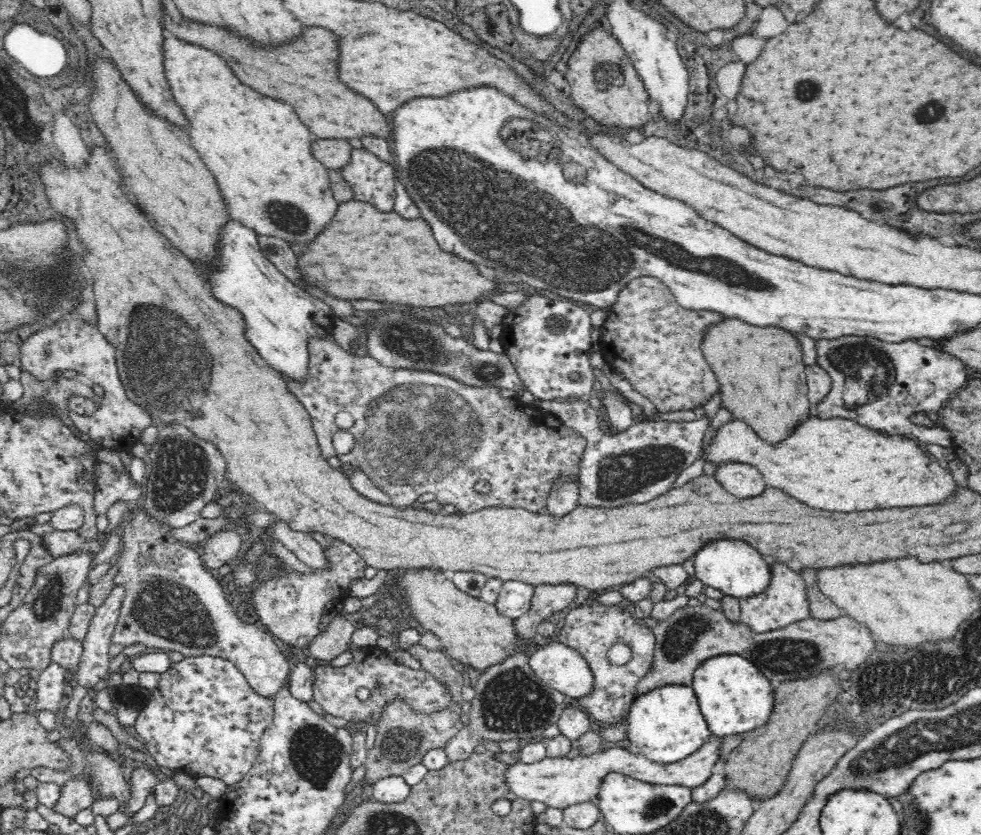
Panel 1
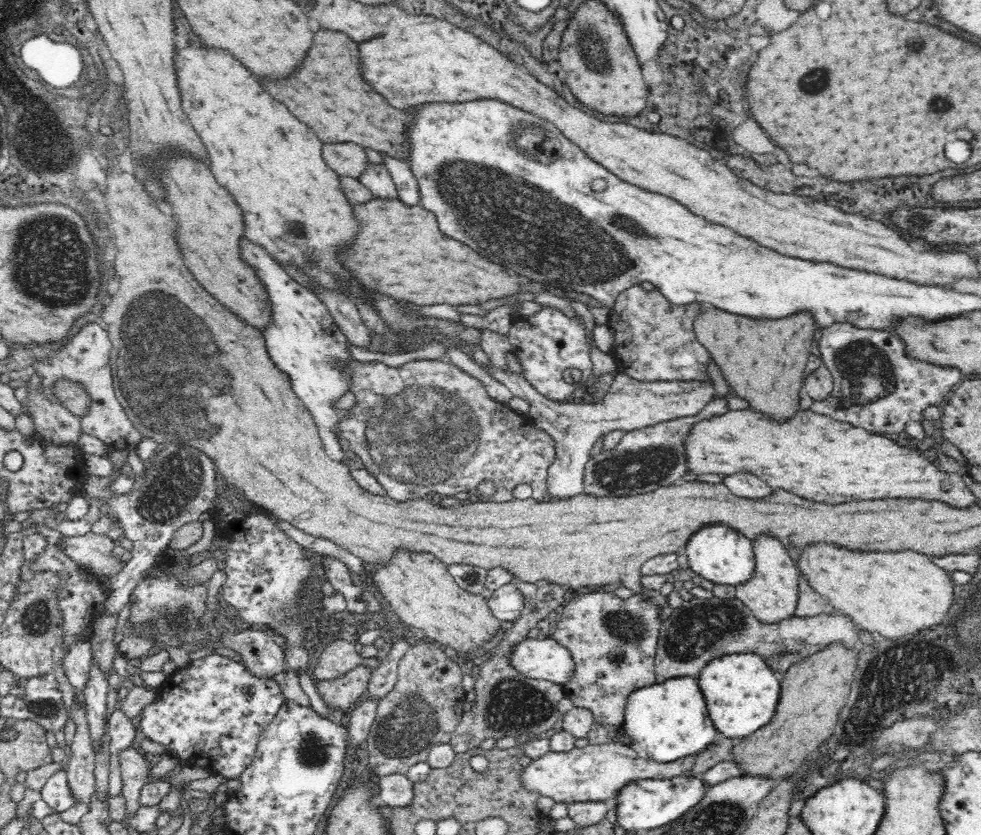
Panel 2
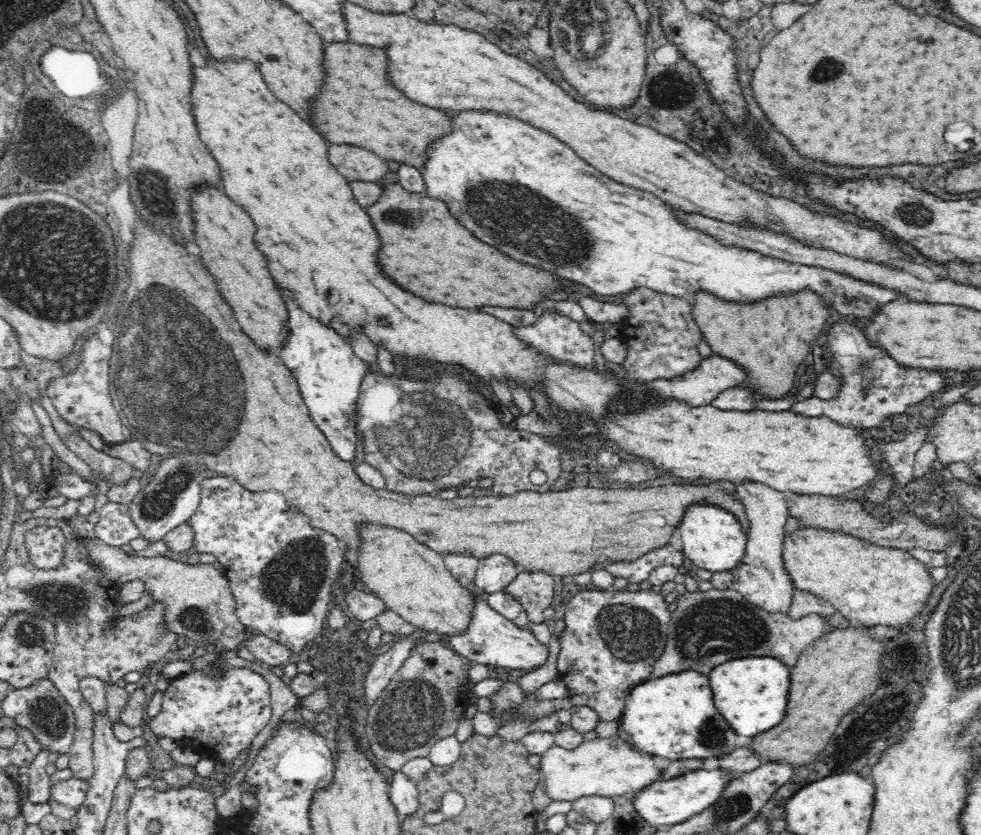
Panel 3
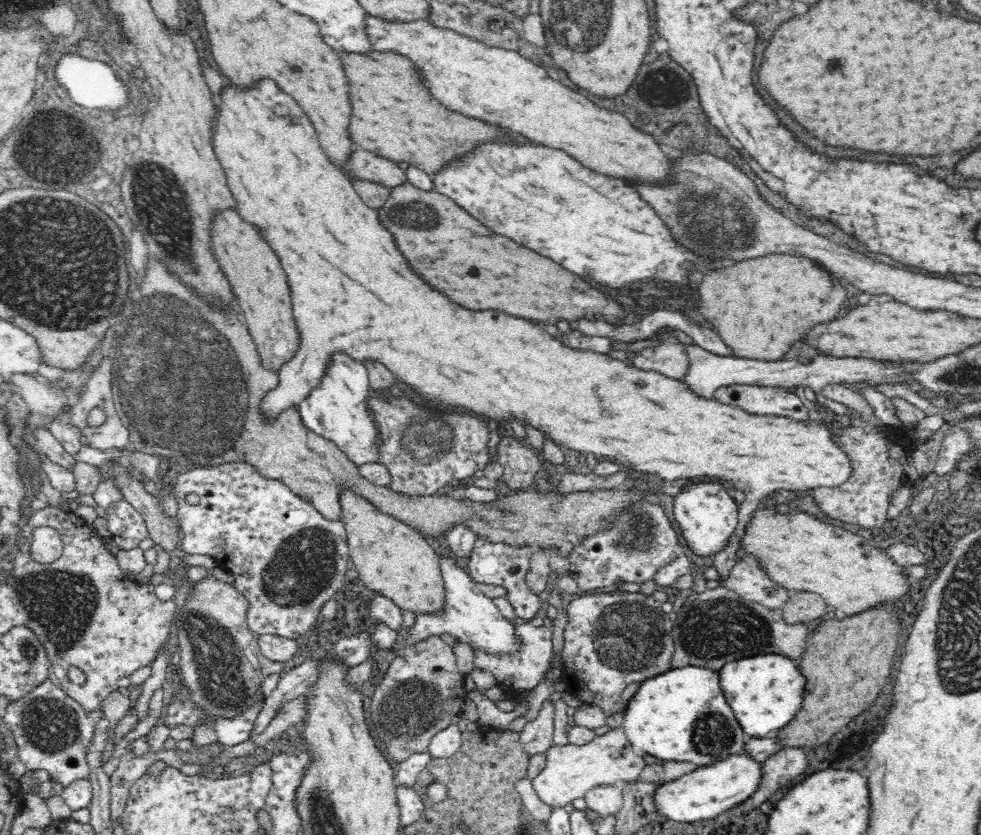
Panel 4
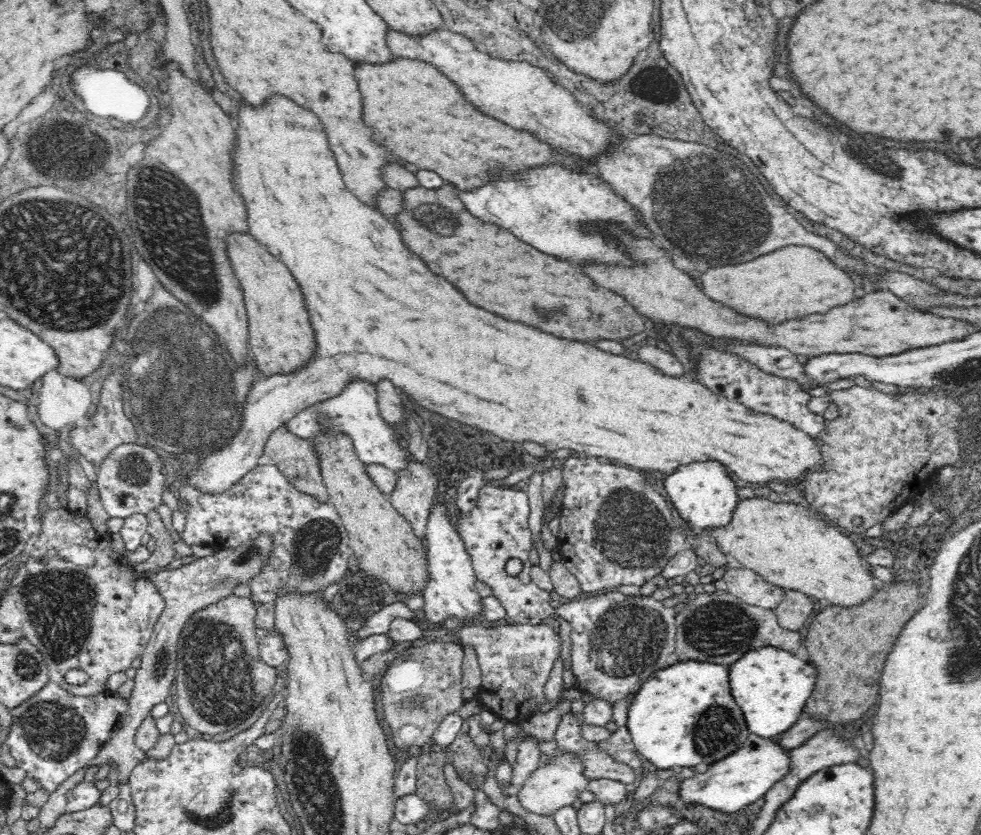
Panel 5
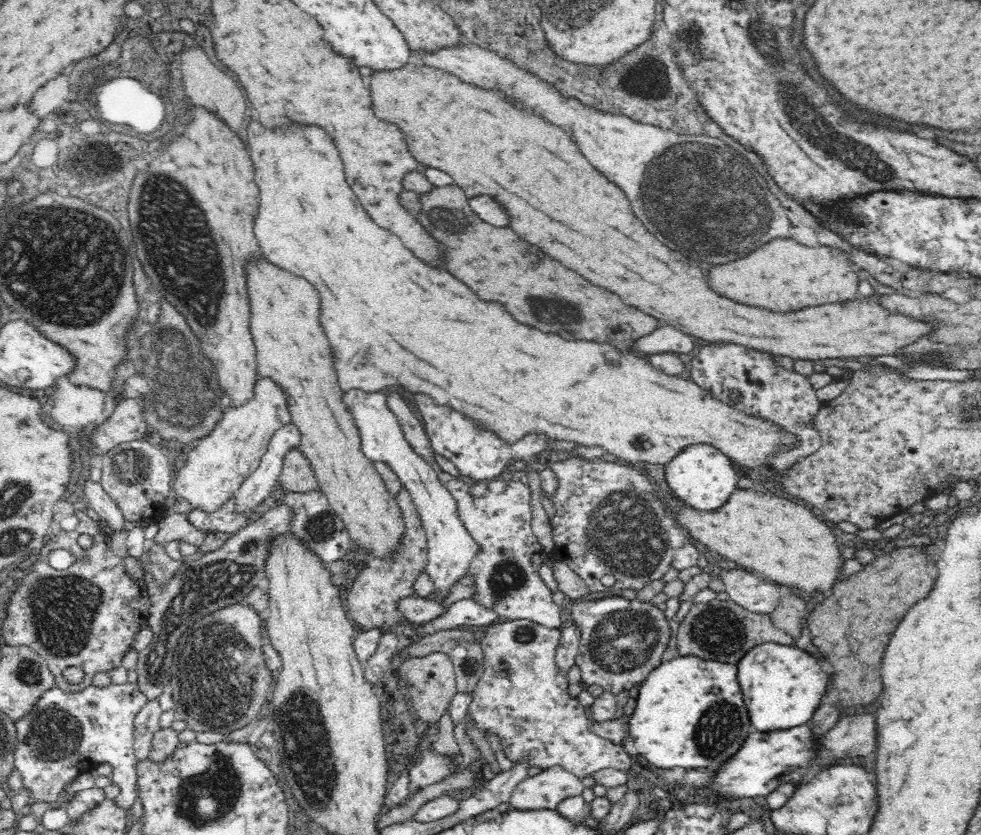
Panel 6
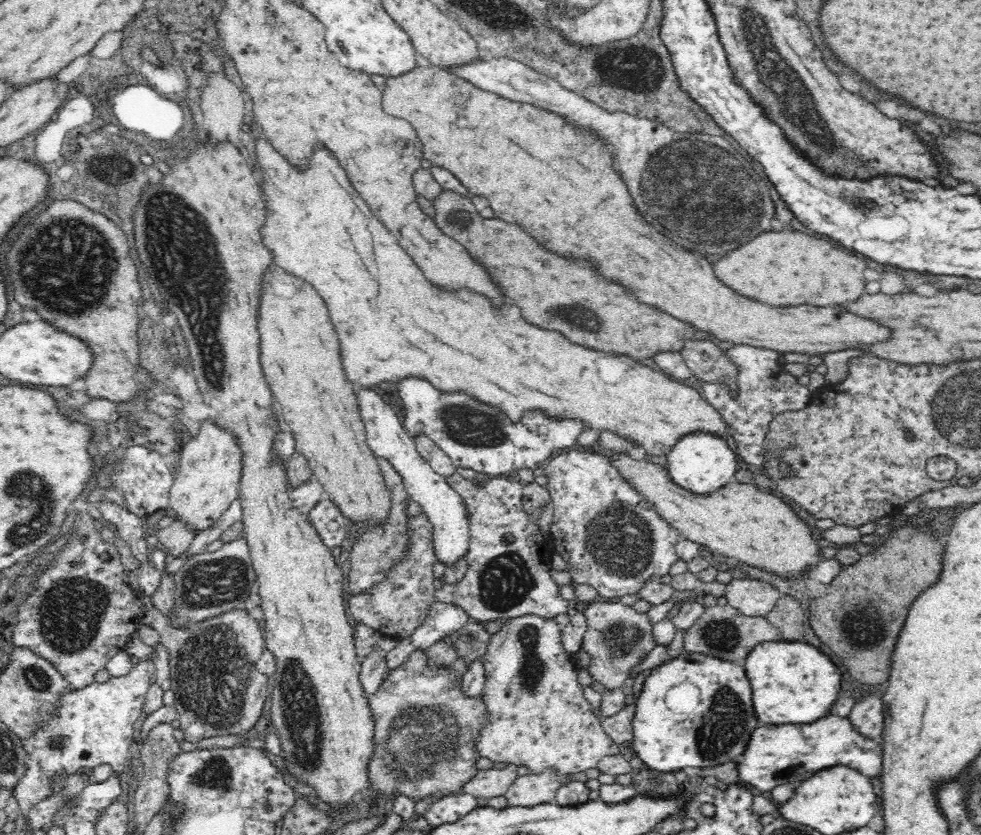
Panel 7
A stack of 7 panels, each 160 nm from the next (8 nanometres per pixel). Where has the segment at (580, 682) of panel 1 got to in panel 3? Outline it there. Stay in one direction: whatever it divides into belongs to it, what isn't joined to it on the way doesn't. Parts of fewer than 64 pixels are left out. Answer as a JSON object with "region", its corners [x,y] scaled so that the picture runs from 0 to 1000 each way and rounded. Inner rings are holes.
{"region":[[[486,713],[480,716],[480,737],[477,752],[469,759],[454,759],[452,766],[461,777],[480,793],[492,796],[503,795],[507,799],[530,800],[545,802],[557,794],[559,788],[559,772],[551,774],[546,763],[538,752],[529,752],[523,743],[512,737],[502,728],[497,720],[491,719]]]}

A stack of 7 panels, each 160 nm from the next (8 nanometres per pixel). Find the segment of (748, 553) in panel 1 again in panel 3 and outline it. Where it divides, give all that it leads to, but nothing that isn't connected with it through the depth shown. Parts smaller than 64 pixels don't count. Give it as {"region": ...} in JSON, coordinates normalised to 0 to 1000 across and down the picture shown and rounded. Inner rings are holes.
{"region":[[[702,604],[692,626],[696,651],[695,662],[705,673],[706,679],[717,680],[729,685],[748,683],[759,660],[761,640],[756,636],[752,620],[728,604]]]}

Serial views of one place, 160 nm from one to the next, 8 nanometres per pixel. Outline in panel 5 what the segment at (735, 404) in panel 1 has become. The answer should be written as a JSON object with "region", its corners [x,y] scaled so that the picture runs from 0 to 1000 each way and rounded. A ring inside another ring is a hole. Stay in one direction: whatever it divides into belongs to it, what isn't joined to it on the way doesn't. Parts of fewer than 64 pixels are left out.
{"region":[[[803,293],[772,307],[762,314],[736,319],[736,321],[722,321],[716,328],[718,350],[726,359],[734,359],[752,374],[762,374],[762,378],[779,378],[779,383],[787,383],[787,388],[795,388],[795,383],[805,383],[811,378],[822,378],[824,374],[842,374],[848,364],[857,365],[871,358],[871,335],[867,326],[852,317],[844,305],[820,293]]]}

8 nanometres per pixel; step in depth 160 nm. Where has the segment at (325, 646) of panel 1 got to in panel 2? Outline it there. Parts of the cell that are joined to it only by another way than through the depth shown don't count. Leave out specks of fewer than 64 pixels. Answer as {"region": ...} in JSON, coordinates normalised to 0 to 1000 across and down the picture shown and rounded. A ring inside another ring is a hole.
{"region":[[[340,765],[330,776],[317,808],[322,816],[343,814],[363,798],[371,798],[371,793],[373,790],[363,780],[363,772],[353,765]]]}

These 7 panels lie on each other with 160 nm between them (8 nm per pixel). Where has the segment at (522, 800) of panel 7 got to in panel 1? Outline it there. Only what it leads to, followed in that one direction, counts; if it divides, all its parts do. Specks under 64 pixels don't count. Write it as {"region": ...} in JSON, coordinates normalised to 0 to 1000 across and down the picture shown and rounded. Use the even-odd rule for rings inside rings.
{"region":[[[726,884],[726,886],[722,886],[722,891],[718,891],[718,896],[709,898],[703,905],[685,915],[670,914],[664,911],[656,902],[646,903],[639,896],[630,893],[620,896],[620,898],[610,897],[606,903],[589,904],[587,908],[557,905],[552,910],[540,915],[528,911],[518,920],[516,938],[530,956],[554,960],[563,969],[574,969],[595,960],[608,959],[616,932],[624,925],[665,939],[697,940],[707,944],[725,928],[724,920],[734,920],[732,891],[734,889],[730,884]]]}

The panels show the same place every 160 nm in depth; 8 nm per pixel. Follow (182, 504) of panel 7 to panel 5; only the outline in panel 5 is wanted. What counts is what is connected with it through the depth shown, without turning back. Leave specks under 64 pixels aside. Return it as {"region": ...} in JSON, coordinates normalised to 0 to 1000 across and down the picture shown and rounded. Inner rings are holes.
{"region":[[[294,117],[277,120],[273,129],[257,129],[257,127],[247,127],[247,153],[243,153],[243,177],[241,177],[241,192],[245,192],[245,220],[249,220],[249,235],[253,235],[253,271],[255,280],[267,292],[277,307],[281,307],[285,314],[290,314],[298,328],[306,335],[306,343],[310,345],[310,354],[314,359],[314,376],[318,384],[318,393],[321,395],[323,413],[322,428],[304,447],[298,449],[278,449],[269,451],[257,461],[253,467],[245,491],[243,491],[243,510],[241,517],[232,526],[225,528],[220,537],[214,537],[212,541],[206,541],[206,546],[197,558],[192,562],[192,581],[198,583],[198,588],[216,595],[228,593],[234,584],[239,583],[250,569],[263,558],[265,546],[270,544],[269,537],[273,527],[280,516],[290,511],[302,496],[309,493],[320,484],[330,479],[340,477],[352,469],[356,461],[369,456],[381,462],[389,455],[398,455],[406,465],[414,465],[412,469],[424,477],[426,484],[430,484],[436,491],[442,491],[455,501],[461,501],[465,505],[471,505],[475,510],[481,510],[485,515],[499,517],[508,522],[512,529],[524,529],[532,532],[533,529],[547,529],[556,535],[557,545],[554,547],[555,565],[565,559],[564,543],[572,537],[586,539],[589,543],[597,543],[599,546],[611,547],[618,552],[620,549],[626,549],[630,553],[648,558],[648,560],[669,560],[675,565],[685,565],[689,556],[697,556],[697,551],[709,551],[709,546],[730,546],[730,551],[738,551],[742,556],[740,560],[750,565],[754,572],[760,577],[783,577],[787,572],[811,572],[815,565],[825,564],[832,560],[835,556],[836,540],[834,528],[830,528],[820,520],[817,515],[811,515],[807,508],[799,503],[791,502],[787,498],[767,492],[750,481],[749,479],[731,473],[718,460],[706,455],[703,449],[695,451],[680,450],[674,443],[669,442],[665,436],[654,431],[642,431],[638,426],[622,424],[618,419],[612,419],[606,412],[596,410],[585,410],[585,407],[573,407],[561,400],[555,400],[546,393],[538,393],[536,388],[530,386],[518,386],[502,374],[495,374],[493,369],[487,369],[475,359],[475,354],[457,335],[453,335],[449,328],[442,328],[428,307],[424,307],[420,299],[414,297],[408,275],[400,273],[396,263],[391,263],[391,257],[387,259],[385,254],[379,254],[371,249],[369,242],[359,235],[359,230],[351,223],[347,201],[343,196],[340,182],[336,180],[334,163],[330,160],[330,151],[326,144],[308,129],[302,129]]]}

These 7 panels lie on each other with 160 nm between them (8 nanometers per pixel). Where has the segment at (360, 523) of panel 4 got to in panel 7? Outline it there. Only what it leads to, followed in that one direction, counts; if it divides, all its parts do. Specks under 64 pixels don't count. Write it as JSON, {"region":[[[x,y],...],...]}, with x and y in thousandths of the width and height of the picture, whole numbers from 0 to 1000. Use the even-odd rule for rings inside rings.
{"region":[[[277,316],[273,323],[273,345],[269,345],[269,364],[265,366],[266,436],[279,478],[285,484],[287,501],[292,504],[301,528],[301,539],[313,550],[319,571],[328,580],[332,595],[349,611],[359,625],[388,626],[400,604],[392,584],[384,546],[374,531],[374,519],[369,505],[363,460],[351,446],[347,410],[334,369],[324,350],[308,333],[294,328],[290,321]]]}

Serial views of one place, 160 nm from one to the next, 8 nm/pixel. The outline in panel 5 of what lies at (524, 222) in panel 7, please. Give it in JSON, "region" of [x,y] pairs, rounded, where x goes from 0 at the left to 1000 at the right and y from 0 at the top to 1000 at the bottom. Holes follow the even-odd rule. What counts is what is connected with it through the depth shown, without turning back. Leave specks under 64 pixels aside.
{"region":[[[405,68],[400,77],[367,77],[363,84],[363,93],[367,101],[367,108],[371,113],[371,144],[400,172],[400,182],[406,187],[412,187],[414,194],[420,194],[424,199],[444,206],[456,218],[463,219],[471,230],[481,230],[485,225],[491,225],[499,220],[506,213],[512,213],[516,208],[532,208],[550,199],[571,199],[579,206],[595,206],[608,210],[602,198],[579,181],[566,177],[561,171],[544,162],[540,154],[520,153],[520,150],[502,140],[485,127],[481,127],[473,110],[461,98],[459,93],[441,77]],[[593,266],[591,273],[593,280],[612,280],[614,285],[626,290],[630,297],[634,297],[640,311],[648,314],[644,319],[601,314],[593,319],[593,326],[597,331],[601,331],[610,343],[616,343],[638,357],[640,364],[659,381],[671,388],[695,390],[701,399],[704,393],[709,393],[716,400],[724,400],[726,405],[744,405],[779,416],[801,417],[807,425],[823,426],[825,431],[839,425],[865,423],[898,429],[918,424],[926,418],[983,405],[983,388],[979,388],[977,383],[940,376],[936,374],[936,369],[926,366],[924,359],[905,347],[883,349],[879,357],[852,365],[840,376],[824,376],[815,383],[801,383],[797,388],[785,390],[777,381],[758,378],[752,376],[748,369],[728,362],[718,352],[718,347],[703,328],[687,319],[683,304],[679,304],[663,285],[650,285],[648,280],[644,280],[636,271],[636,266]]]}

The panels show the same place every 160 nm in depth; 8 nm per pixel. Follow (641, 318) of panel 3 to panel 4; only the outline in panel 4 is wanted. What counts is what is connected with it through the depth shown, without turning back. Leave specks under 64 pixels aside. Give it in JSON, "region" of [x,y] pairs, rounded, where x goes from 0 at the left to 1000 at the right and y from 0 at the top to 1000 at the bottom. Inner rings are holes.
{"region":[[[673,393],[664,405],[669,405],[671,412],[652,419],[645,434],[650,438],[654,436],[659,442],[669,442],[677,450],[689,455],[699,451],[701,446],[701,430],[699,420],[695,418],[695,410],[687,401],[687,393]]]}

